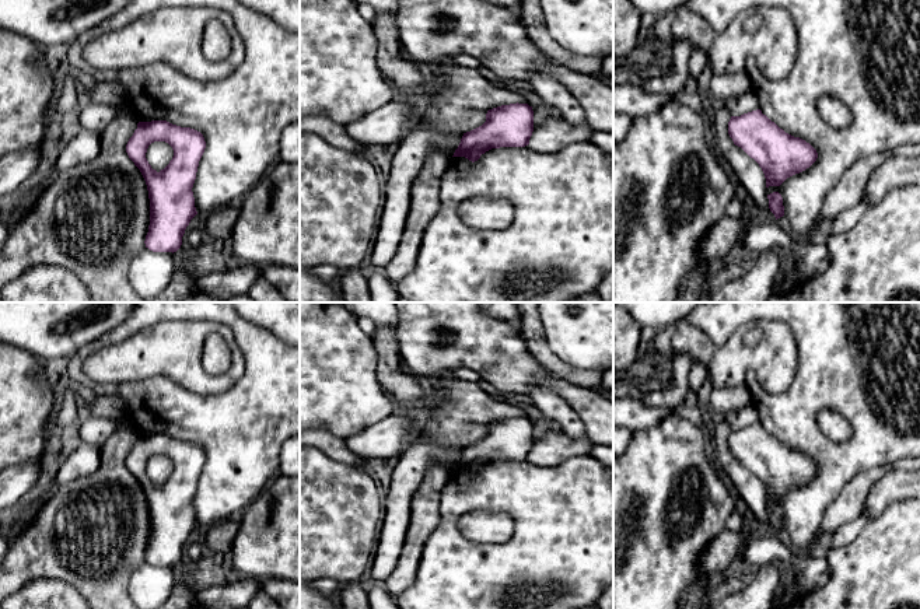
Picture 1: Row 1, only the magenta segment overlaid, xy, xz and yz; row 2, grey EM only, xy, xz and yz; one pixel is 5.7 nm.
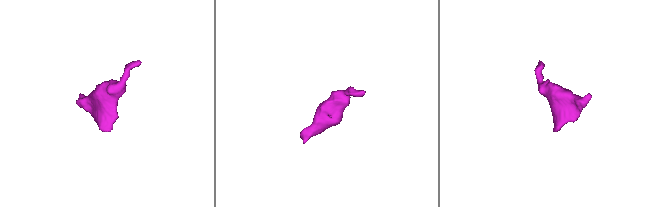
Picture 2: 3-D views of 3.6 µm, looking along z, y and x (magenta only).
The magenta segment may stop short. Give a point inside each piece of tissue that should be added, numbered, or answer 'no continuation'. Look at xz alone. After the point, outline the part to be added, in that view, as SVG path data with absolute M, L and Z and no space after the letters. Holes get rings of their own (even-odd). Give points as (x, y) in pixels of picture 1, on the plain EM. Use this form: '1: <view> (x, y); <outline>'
no continuation

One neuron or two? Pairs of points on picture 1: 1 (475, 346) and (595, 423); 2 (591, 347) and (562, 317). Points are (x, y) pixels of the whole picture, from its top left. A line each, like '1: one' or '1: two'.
1: one
2: one

